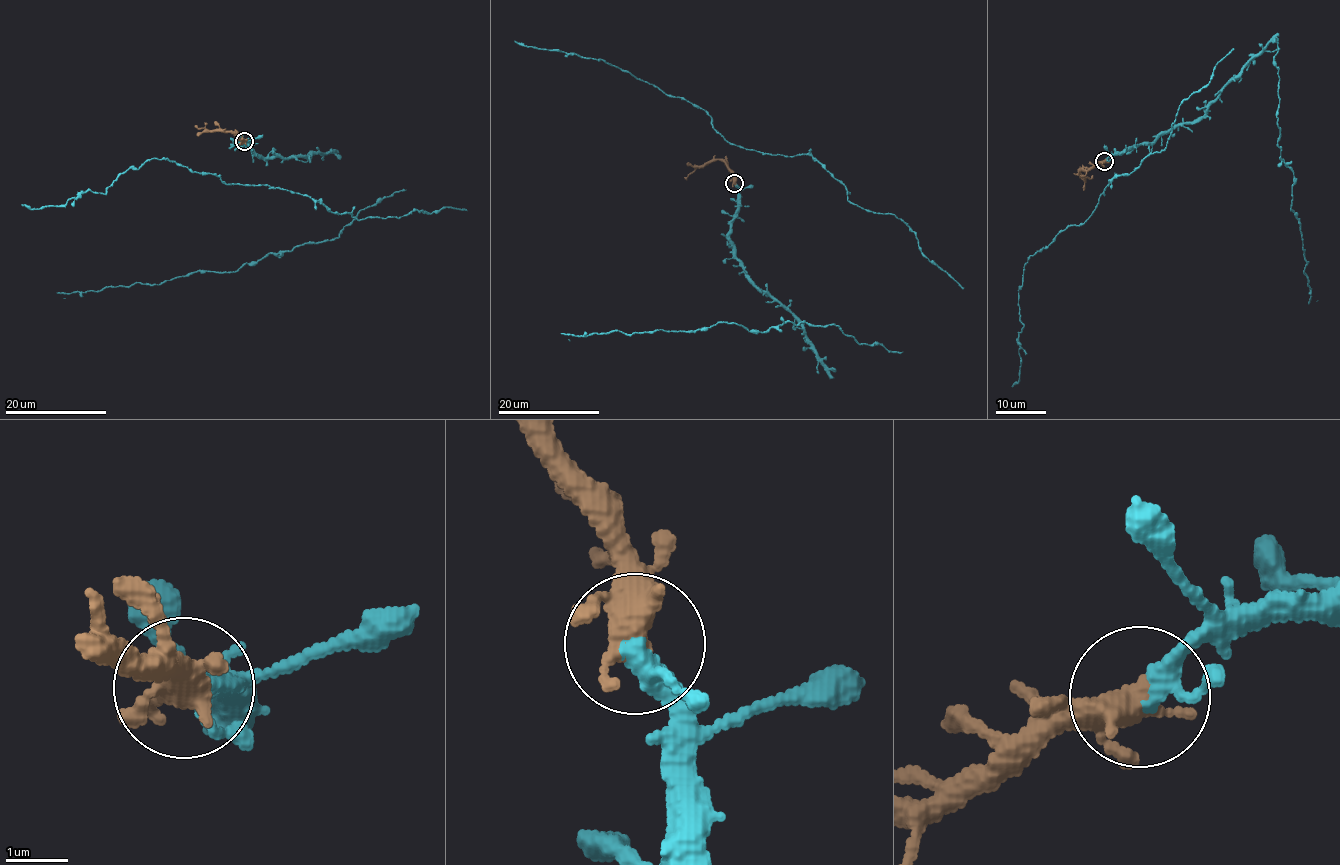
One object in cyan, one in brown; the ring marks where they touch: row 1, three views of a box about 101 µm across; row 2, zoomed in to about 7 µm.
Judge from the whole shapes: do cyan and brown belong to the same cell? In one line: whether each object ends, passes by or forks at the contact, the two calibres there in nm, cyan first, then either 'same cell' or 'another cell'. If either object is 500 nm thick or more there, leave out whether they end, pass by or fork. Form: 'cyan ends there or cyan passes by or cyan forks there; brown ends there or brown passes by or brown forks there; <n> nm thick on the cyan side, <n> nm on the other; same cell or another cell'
cyan passes by; brown passes by; 280 nm thick on the cyan side, 400 nm on the other; same cell

